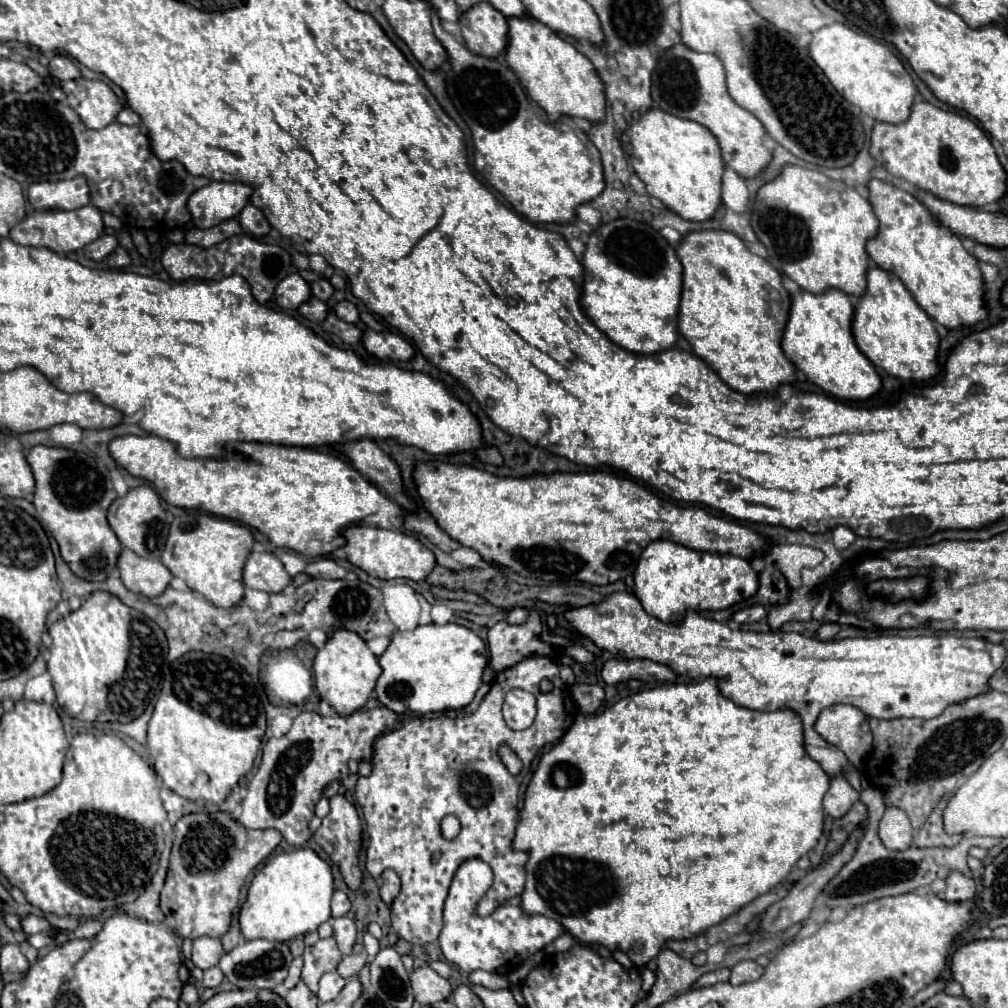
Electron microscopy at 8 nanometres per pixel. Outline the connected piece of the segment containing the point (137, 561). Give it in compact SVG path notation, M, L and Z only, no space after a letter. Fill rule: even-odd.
M123 549L117 561L119 575L123 585L139 595L145 595L149 599L159 597L169 581L173 579L171 571L157 559L145 559L137 553Z

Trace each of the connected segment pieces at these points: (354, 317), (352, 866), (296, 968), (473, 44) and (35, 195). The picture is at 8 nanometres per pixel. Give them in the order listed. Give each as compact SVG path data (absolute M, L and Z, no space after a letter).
M341 301L341 303L337 303L337 305L333 307L333 313L335 313L339 319L347 321L347 323L357 323L357 321L359 321L357 307L355 307L351 301Z
M335 795L329 799L331 801L331 813L323 819L321 827L315 831L315 841L321 845L321 849L329 855L329 859L339 867L343 881L347 883L347 887L351 891L359 891L361 883L363 883L363 871L359 867L359 855L361 855L361 835L363 835L363 827L361 827L361 819L357 815L357 809L343 797L343 795Z
M295 957L293 963L291 963L291 969L289 969L289 975L285 979L285 987L287 989L293 989L301 981L301 969L303 969L303 959Z
M479 1L459 15L459 27L465 45L485 57L497 57L505 51L505 15L491 3Z
M83 175L55 183L32 183L27 199L35 209L81 209L91 201L89 185Z

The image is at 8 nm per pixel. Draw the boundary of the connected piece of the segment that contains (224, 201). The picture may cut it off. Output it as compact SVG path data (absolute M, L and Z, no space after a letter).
M213 181L189 197L187 209L195 227L209 229L221 221L237 217L237 213L249 203L251 193L253 189L245 183Z

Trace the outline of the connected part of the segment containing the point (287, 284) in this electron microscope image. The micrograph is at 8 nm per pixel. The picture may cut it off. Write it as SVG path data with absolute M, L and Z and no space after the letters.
M289 275L285 277L277 287L275 287L275 303L281 309L297 309L301 303L305 303L311 297L309 285L299 277L299 275Z

